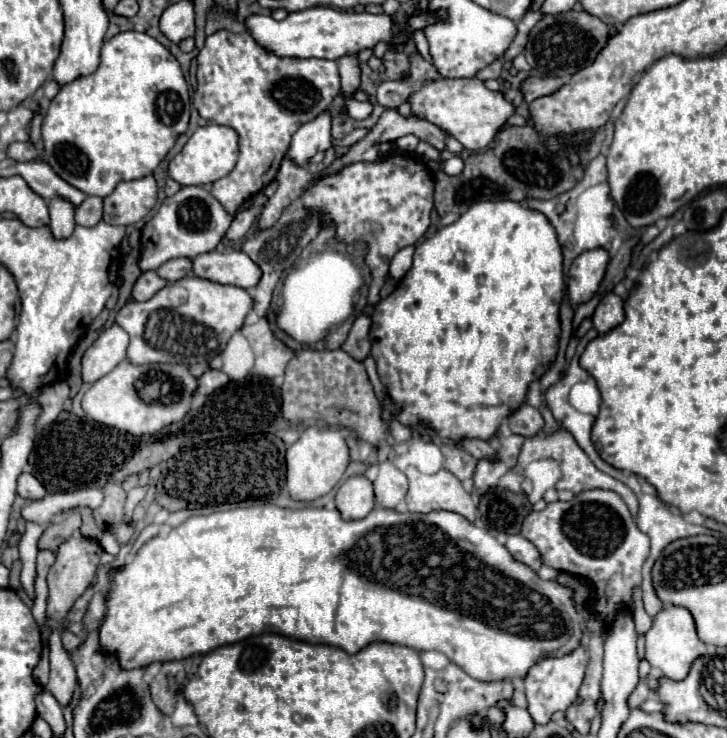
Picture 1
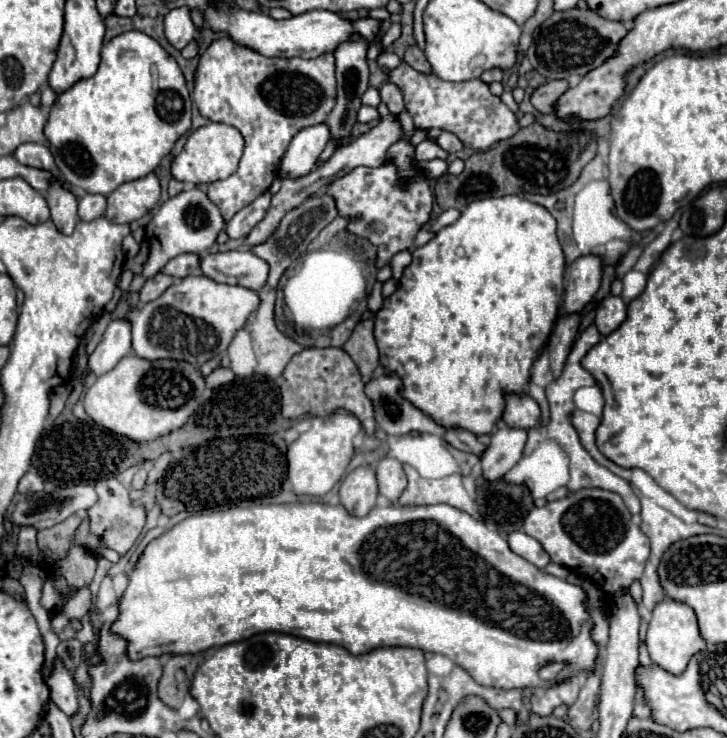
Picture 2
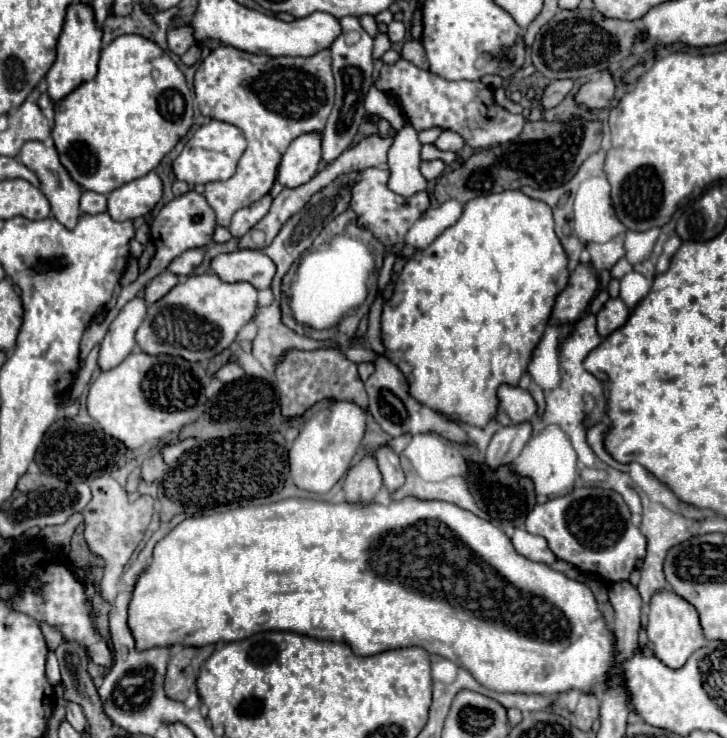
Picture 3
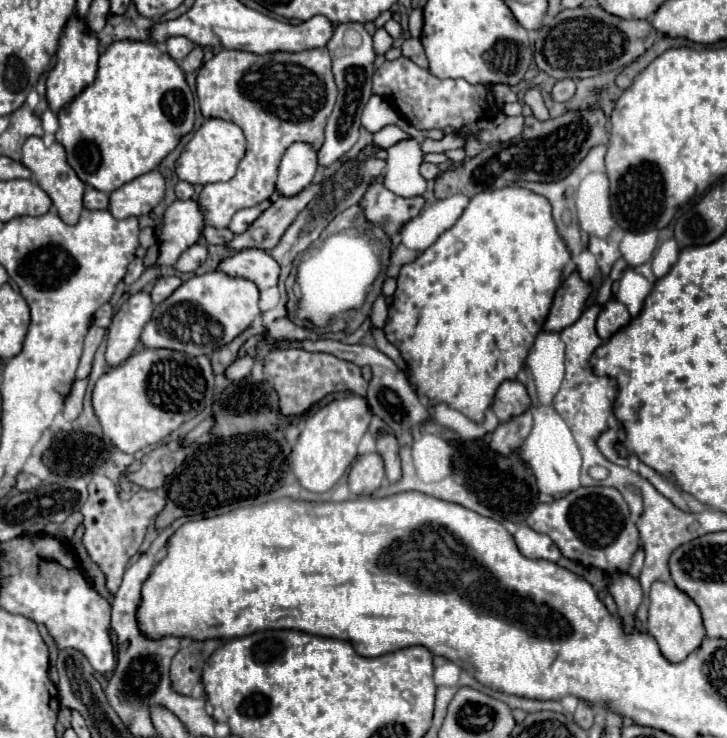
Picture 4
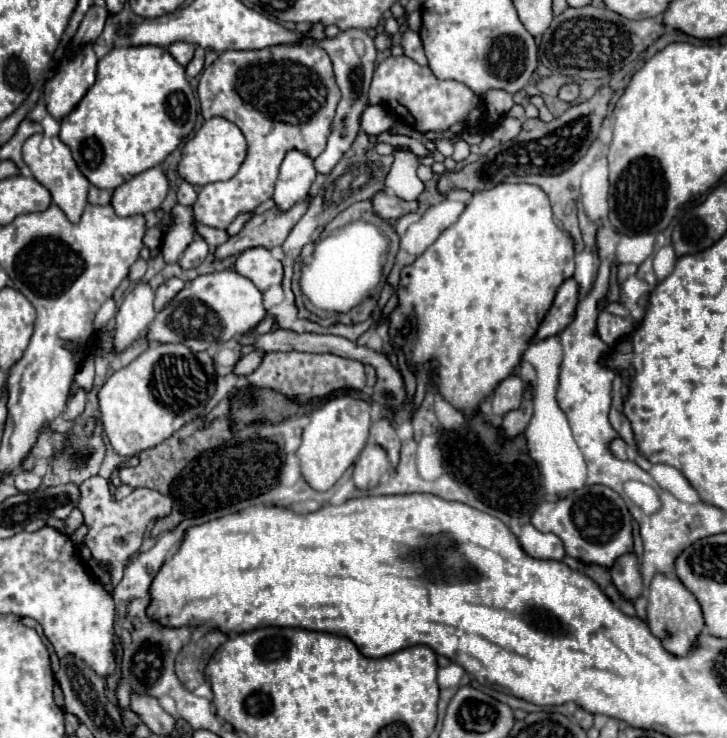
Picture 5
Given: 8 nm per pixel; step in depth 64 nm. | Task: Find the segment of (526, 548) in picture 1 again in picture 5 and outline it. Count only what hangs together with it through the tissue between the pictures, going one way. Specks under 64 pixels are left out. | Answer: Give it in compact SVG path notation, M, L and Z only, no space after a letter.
M524 524L522 532L518 536L520 546L524 552L532 558L546 558L546 560L562 560L564 558L564 546L558 536L538 532L532 524Z

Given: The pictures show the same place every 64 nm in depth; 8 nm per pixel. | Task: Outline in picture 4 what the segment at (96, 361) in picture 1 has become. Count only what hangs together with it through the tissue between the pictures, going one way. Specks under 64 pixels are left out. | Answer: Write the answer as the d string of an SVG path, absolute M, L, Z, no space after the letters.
M146 292L132 294L112 318L108 328L108 342L106 342L106 364L118 366L122 364L136 348L140 330L152 316L152 300Z

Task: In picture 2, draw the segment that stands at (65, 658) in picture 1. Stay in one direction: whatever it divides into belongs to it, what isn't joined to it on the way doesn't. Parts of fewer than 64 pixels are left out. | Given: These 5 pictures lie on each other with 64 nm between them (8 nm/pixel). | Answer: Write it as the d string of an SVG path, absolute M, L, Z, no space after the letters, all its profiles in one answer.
M60 658L54 660L54 670L50 674L50 678L46 680L48 688L50 688L50 698L52 702L66 714L72 716L78 710L78 700L76 700L76 684L74 684L74 676L68 672L68 668L64 668L64 664L60 664Z

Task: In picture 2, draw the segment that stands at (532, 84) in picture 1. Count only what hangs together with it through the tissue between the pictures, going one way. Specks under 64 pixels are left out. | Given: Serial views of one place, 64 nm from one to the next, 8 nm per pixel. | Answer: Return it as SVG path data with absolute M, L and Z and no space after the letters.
M548 80L544 84L540 84L534 92L532 92L532 106L542 112L542 114L550 114L552 112L552 106L554 102L558 100L558 96L562 92L568 90L568 82L566 80Z

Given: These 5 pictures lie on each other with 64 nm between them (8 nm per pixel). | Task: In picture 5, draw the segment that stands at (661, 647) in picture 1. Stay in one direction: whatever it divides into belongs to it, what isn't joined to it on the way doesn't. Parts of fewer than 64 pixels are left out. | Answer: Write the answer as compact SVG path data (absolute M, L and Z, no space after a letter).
M656 574L650 584L646 622L648 628L652 628L654 636L664 636L664 648L668 648L668 652L676 652L676 656L684 656L684 652L692 648L692 640L696 640L696 636L700 636L700 632L704 630L702 610L692 592L688 592L676 576L664 574Z

